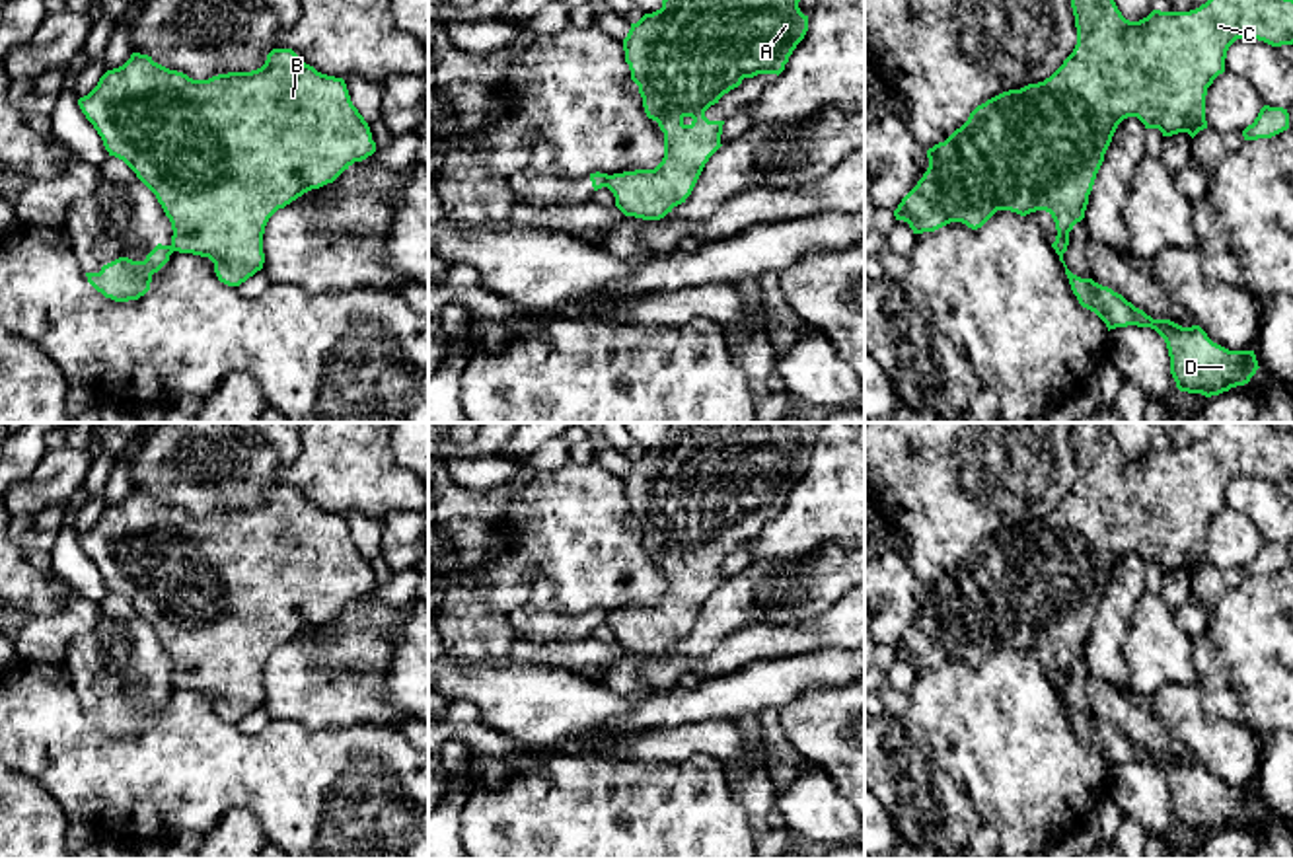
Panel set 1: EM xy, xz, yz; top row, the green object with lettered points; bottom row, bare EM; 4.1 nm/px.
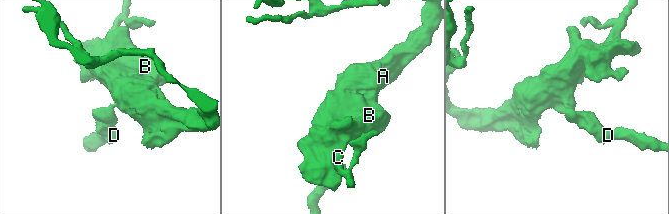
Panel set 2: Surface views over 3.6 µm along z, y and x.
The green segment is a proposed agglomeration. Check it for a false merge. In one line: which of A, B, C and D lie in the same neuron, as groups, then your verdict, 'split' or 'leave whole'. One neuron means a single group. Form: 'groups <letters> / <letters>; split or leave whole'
groups A B C / D; split

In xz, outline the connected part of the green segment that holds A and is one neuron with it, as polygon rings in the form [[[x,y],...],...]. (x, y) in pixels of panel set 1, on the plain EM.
[[[674,423],[662,436],[662,444],[645,450],[631,460],[623,475],[625,499],[631,516],[639,522],[643,543],[648,555],[656,557],[664,569],[664,594],[654,606],[635,606],[608,612],[608,625],[615,633],[615,643],[625,653],[660,656],[674,643],[691,631],[705,600],[722,582],[724,557],[709,557],[705,547],[719,540],[744,514],[757,510],[781,510],[789,493],[808,467],[808,452],[798,444],[804,432],[820,430],[822,423]]]

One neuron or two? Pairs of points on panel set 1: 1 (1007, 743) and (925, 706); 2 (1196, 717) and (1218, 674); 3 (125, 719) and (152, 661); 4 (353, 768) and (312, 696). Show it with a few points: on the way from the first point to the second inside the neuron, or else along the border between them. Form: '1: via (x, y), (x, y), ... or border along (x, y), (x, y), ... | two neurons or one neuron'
1: via (988, 725), (959, 706), (945, 706) | one neuron
2: border along (1196, 684), (1210, 711), (1243, 723) | two neurons
3: via (141, 706), (152, 694), (152, 676) | one neuron
4: border along (285, 717), (308, 727), (369, 723) | two neurons

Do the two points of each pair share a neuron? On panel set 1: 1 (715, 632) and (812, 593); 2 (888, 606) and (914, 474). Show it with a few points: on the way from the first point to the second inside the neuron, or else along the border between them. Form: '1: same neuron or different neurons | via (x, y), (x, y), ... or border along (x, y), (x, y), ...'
1: same neuron | via (738, 608), (750, 597), (789, 593)
2: different neurons | border along (904, 556), (910, 571), (925, 587)

